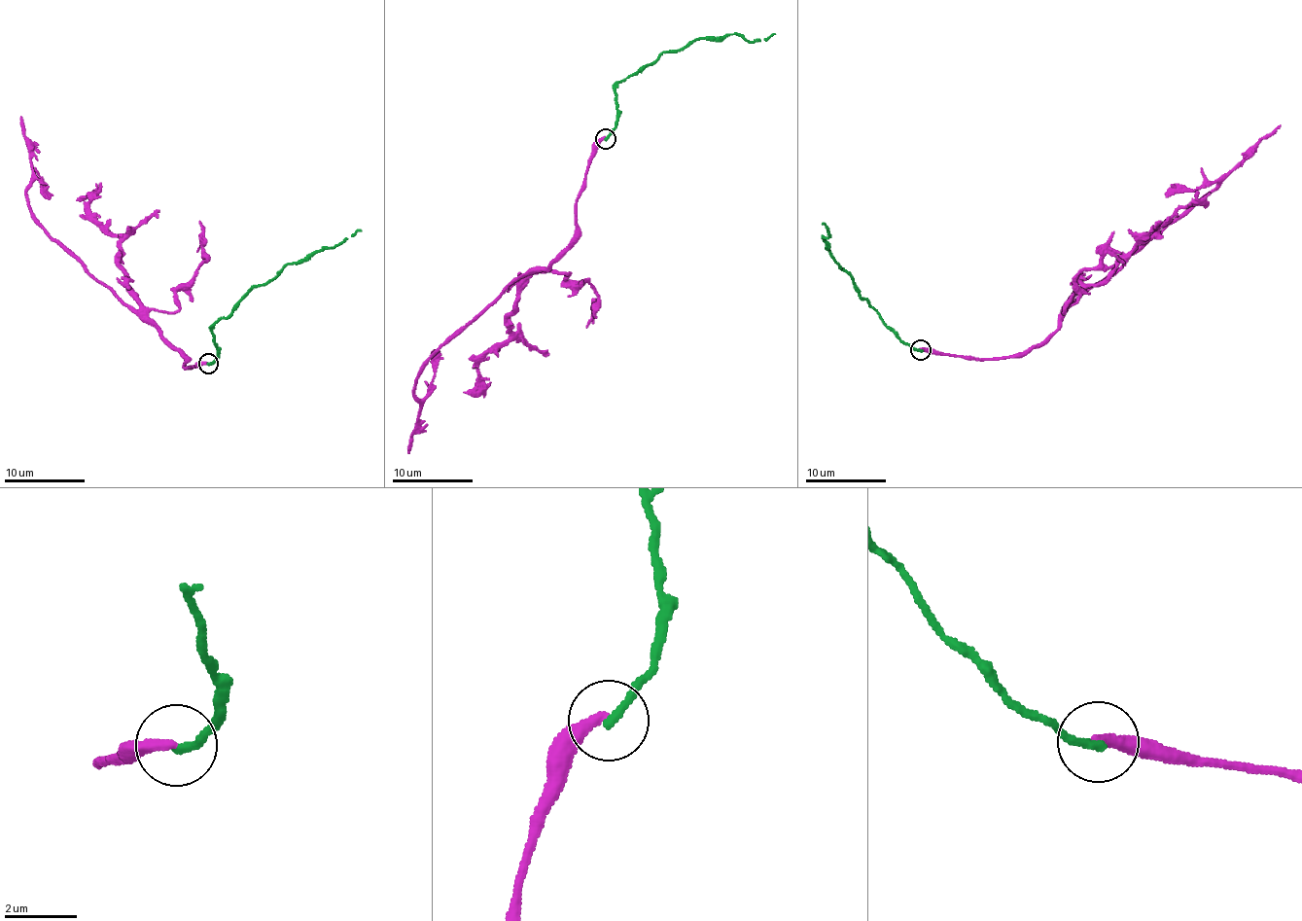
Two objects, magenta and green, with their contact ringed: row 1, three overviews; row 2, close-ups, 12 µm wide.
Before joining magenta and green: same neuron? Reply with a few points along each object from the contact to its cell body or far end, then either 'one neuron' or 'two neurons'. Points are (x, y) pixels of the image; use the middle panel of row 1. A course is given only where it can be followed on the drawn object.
course magenta (606, 137), (577, 200), (577, 238), (546, 268), (521, 274), (428, 360), (415, 383), (419, 429), (408, 453); course green (606, 139), (616, 120), (615, 88), (664, 52), (700, 39), (734, 33), (752, 41), (775, 33); two neurons

